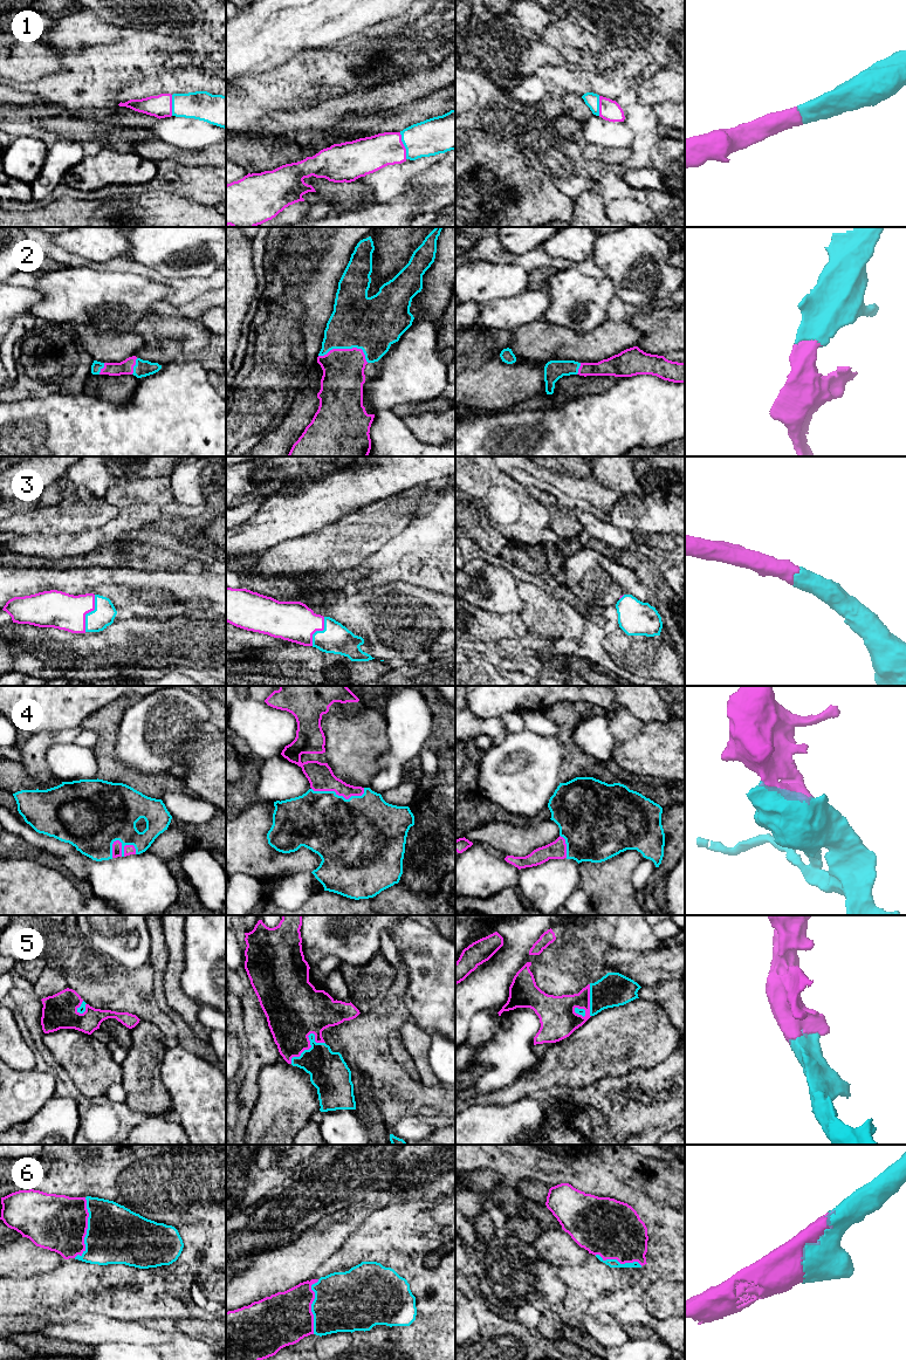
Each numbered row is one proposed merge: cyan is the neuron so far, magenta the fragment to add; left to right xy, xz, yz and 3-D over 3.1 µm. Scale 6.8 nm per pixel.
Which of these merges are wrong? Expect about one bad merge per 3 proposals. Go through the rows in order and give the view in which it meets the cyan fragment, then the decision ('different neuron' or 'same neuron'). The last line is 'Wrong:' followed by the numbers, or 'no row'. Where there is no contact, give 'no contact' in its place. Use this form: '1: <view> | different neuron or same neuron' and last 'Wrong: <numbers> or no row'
1: xz | same neuron
2: xz | same neuron
3: xy | same neuron
4: xy | same neuron
5: xz | same neuron
6: xy | same neuron
Wrong: no row

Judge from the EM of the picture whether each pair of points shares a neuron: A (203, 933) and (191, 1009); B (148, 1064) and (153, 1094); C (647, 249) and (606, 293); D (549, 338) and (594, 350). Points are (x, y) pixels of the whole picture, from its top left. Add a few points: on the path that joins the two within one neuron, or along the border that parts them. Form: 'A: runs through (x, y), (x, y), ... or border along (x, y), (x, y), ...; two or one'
A: border along (182, 973), (182, 989), (200, 1005); two
B: runs through (148, 1071), (148, 1087); one
C: border along (603, 274), (610, 280), (616, 295); two
D: runs through (560, 343), (583, 347); one

